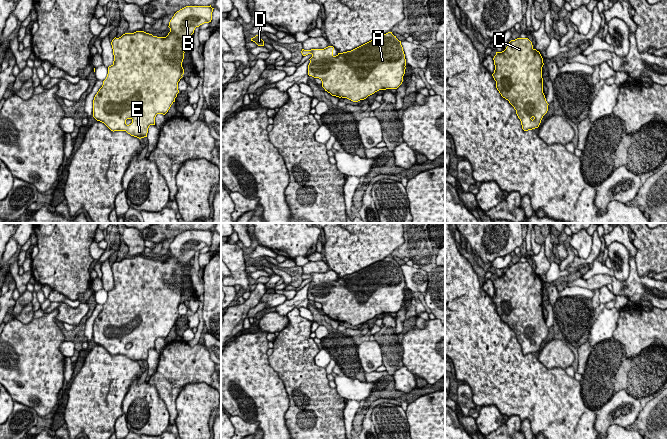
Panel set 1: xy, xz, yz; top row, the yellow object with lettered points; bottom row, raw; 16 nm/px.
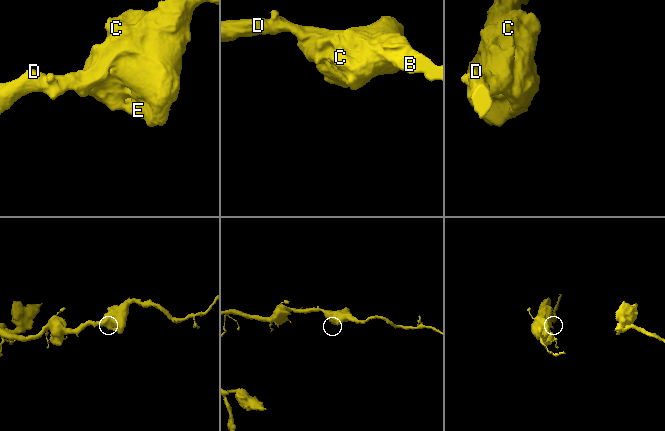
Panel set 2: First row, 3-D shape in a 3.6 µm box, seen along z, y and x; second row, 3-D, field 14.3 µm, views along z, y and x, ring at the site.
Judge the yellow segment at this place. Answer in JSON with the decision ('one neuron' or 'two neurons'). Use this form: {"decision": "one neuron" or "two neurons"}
{"decision": "one neuron"}

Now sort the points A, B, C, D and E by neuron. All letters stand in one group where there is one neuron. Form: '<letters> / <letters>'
A B C D E

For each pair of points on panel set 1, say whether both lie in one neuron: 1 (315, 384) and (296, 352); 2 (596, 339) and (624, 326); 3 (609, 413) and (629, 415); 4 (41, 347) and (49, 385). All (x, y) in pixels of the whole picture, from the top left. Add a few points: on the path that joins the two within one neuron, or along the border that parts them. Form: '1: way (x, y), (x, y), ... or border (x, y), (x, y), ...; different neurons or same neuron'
1: way (307, 376), (296, 365), (296, 360); same neuron
2: border (619, 310), (617, 325), (611, 337); different neurons
3: way (614, 413), (624, 413); same neuron
4: way (41, 356), (41, 376); same neuron

